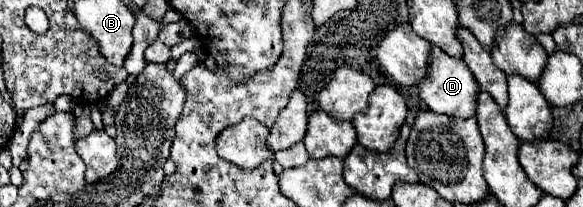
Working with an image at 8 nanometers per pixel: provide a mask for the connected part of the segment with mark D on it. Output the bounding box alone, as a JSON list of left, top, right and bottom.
[418,46,480,118]

